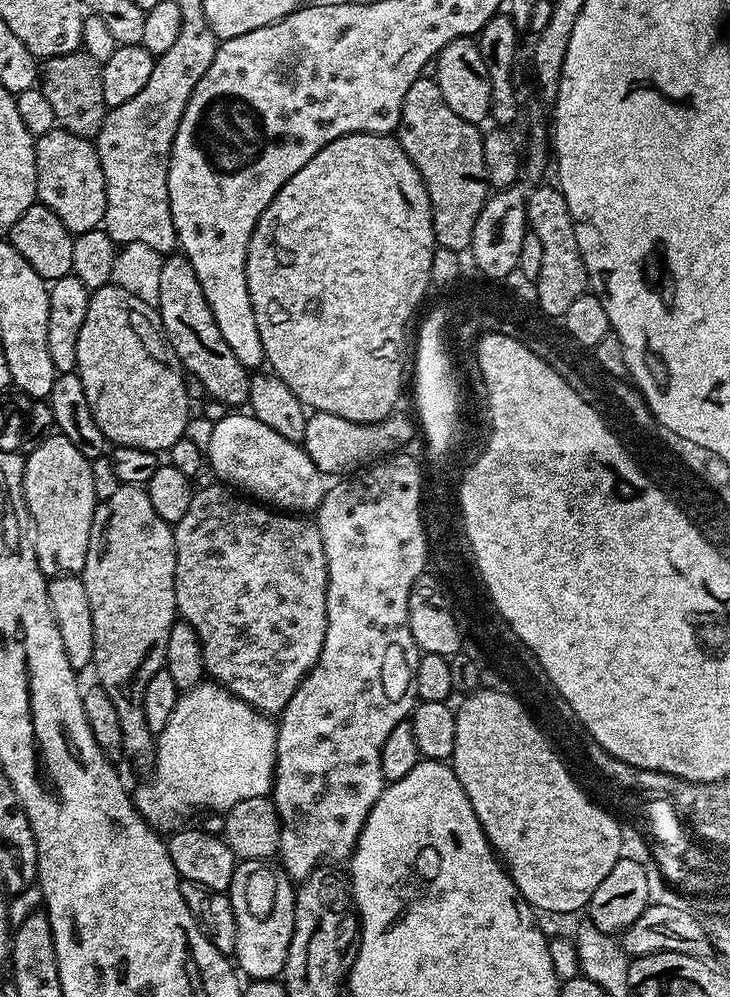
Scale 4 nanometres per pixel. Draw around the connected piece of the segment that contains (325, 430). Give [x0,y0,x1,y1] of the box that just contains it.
[302,412,412,478]

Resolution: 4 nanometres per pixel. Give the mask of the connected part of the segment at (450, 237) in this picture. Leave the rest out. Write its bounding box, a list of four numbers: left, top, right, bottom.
[398,74,490,253]

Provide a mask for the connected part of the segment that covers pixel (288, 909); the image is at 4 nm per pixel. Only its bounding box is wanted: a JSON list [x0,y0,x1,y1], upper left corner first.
[227,860,296,981]

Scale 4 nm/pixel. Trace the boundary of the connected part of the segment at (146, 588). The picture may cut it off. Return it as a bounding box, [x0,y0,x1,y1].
[82,484,178,761]

